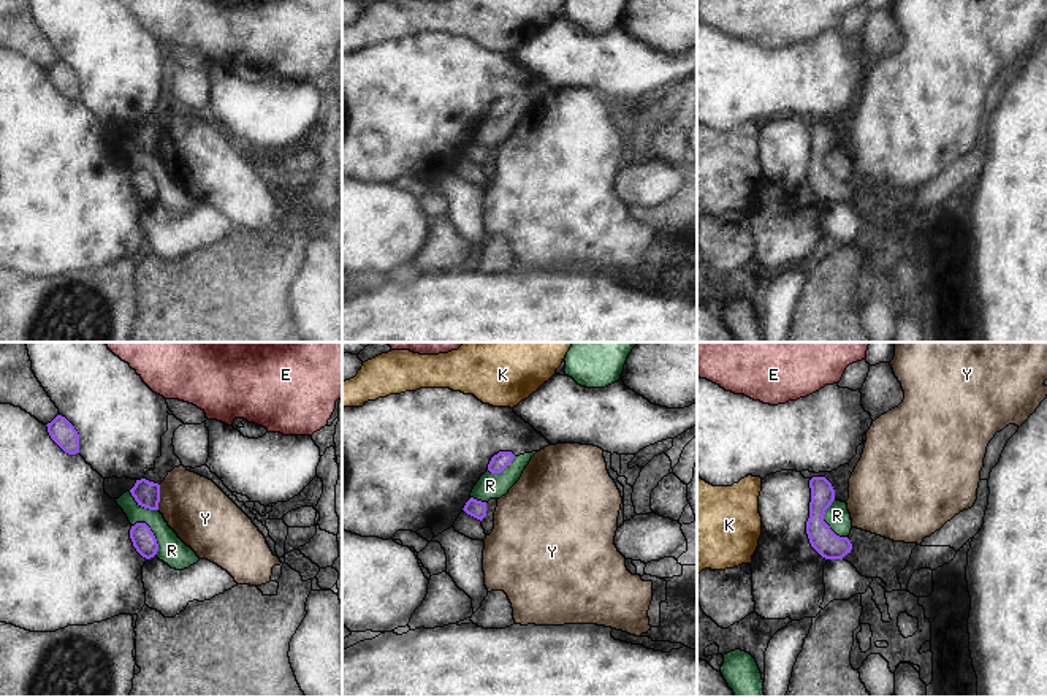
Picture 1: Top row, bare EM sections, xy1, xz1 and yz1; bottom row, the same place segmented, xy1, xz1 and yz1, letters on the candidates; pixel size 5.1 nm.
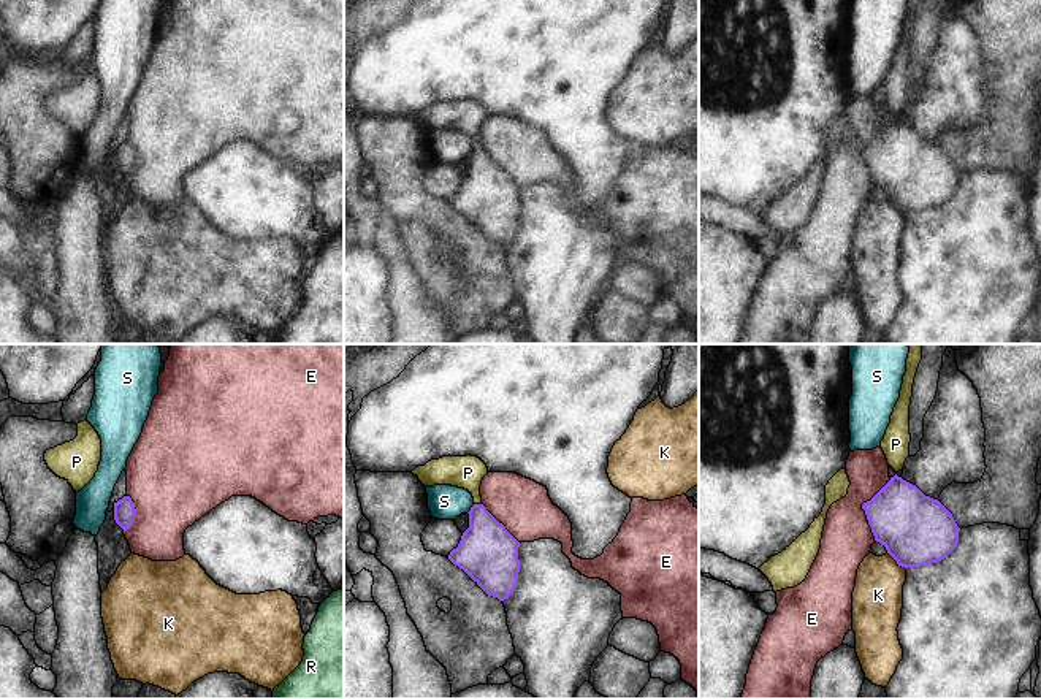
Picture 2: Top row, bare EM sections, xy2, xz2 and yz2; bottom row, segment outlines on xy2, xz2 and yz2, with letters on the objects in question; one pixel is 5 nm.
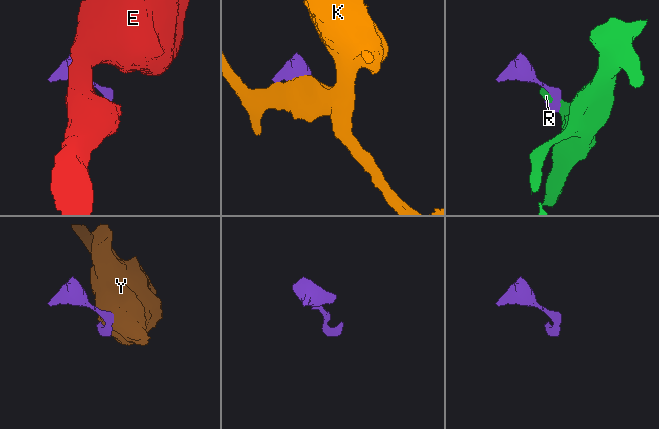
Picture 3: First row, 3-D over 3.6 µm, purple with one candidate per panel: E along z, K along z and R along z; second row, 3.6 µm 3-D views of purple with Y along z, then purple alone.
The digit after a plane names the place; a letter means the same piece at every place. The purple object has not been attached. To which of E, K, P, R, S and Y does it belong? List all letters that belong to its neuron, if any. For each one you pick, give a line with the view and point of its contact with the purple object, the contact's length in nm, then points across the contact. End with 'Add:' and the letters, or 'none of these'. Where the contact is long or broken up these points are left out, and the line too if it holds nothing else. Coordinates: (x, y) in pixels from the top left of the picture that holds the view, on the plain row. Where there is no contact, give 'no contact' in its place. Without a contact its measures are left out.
P: meets purple in xz2 at (477, 149); contact 40 nm long; runs through xz2 (487, 197), (477, 149), (468, 118)
Add: P

